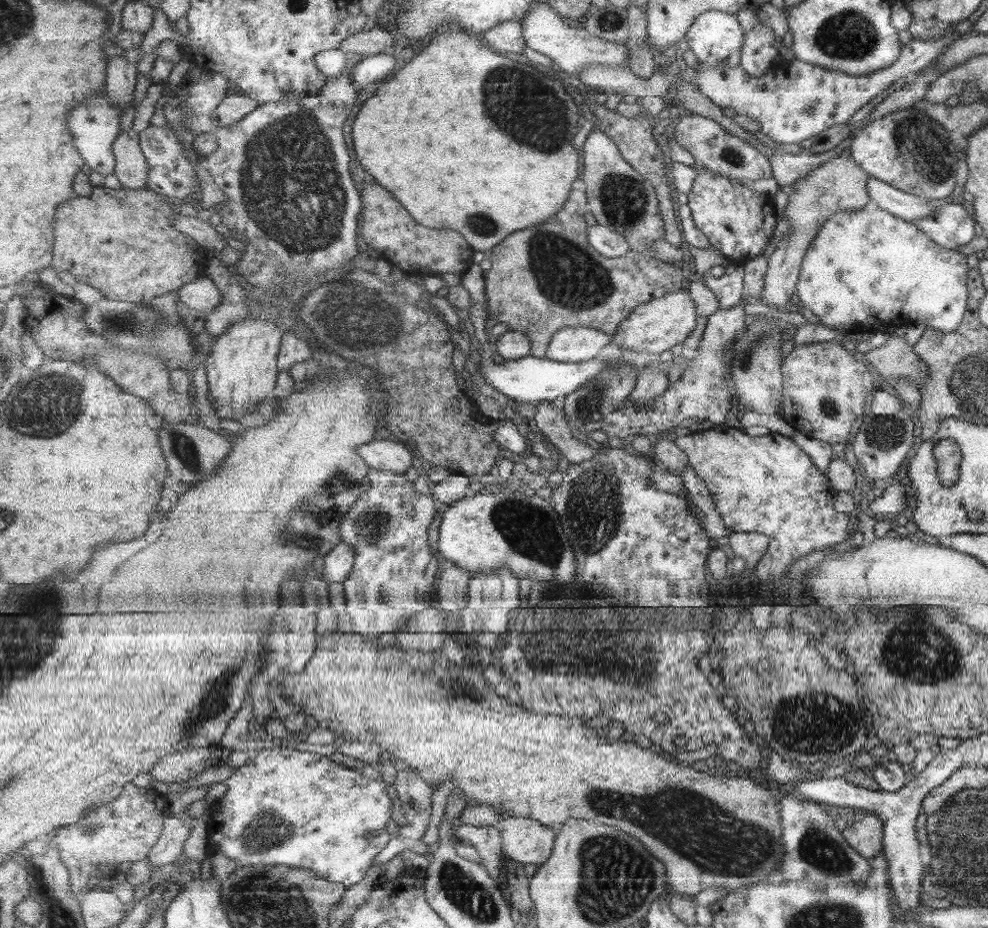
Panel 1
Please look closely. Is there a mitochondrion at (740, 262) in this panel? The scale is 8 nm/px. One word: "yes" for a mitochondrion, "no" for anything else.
no

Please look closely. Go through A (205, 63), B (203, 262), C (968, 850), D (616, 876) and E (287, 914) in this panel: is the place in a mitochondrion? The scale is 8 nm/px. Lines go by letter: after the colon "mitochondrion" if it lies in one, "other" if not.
A: other
B: other
C: mitochondrion
D: mitochondrion
E: mitochondrion

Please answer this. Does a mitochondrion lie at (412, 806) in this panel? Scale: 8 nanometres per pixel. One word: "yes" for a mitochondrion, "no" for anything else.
yes

